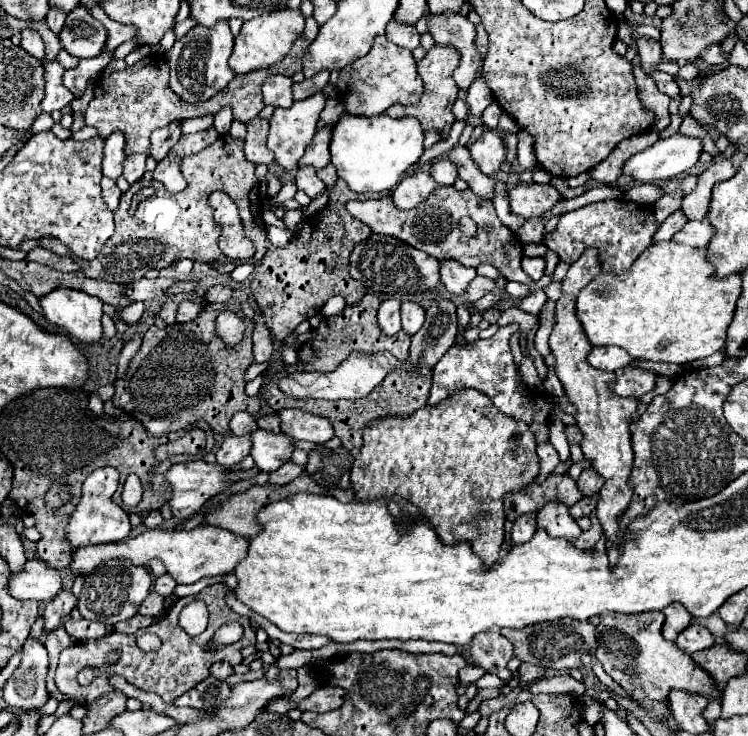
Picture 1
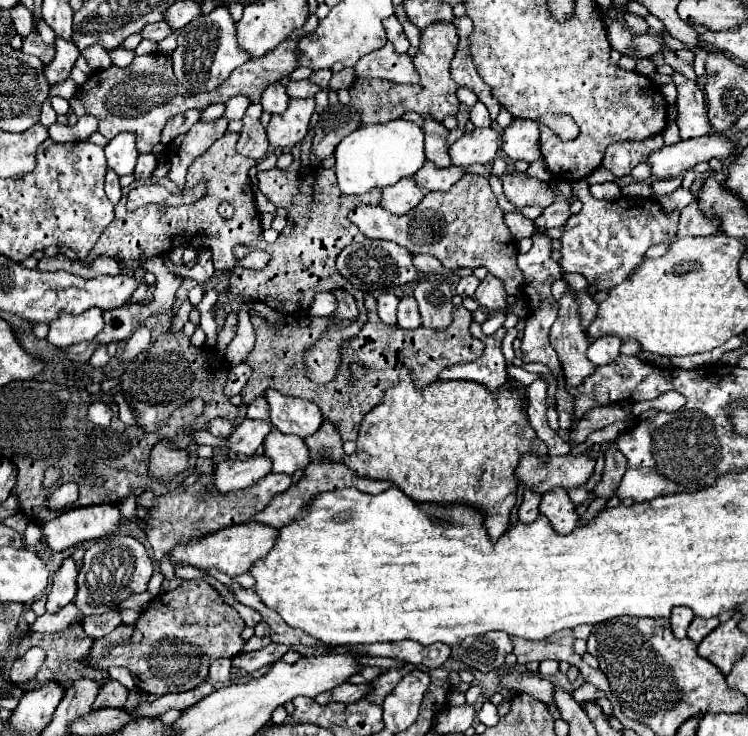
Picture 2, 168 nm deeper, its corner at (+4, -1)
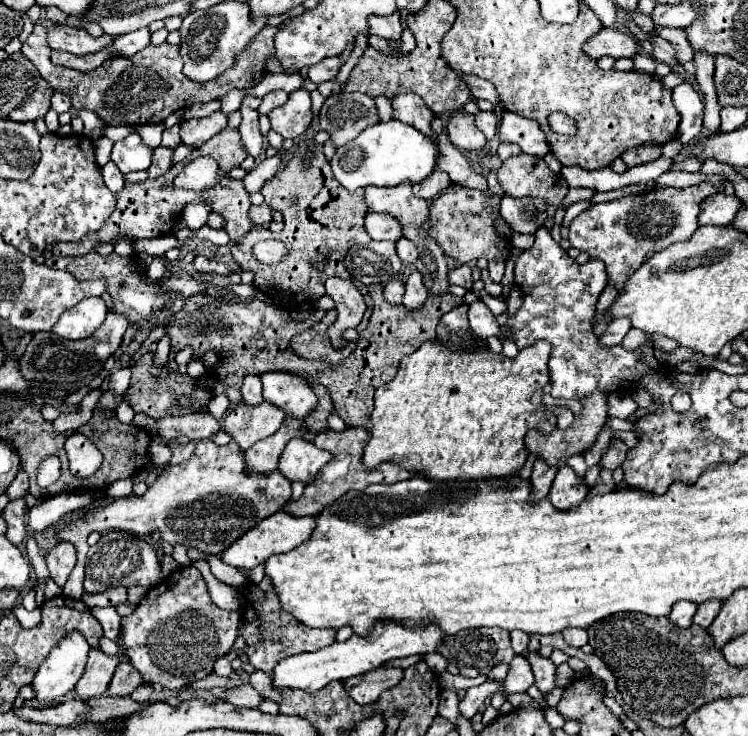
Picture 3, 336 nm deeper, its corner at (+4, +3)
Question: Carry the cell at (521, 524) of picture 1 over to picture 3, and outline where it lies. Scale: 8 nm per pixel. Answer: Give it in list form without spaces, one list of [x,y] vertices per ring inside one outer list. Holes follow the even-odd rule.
[[[536,459],[534,471],[532,471],[532,477],[530,477],[530,481],[532,481],[532,495],[530,497],[534,501],[538,501],[538,499],[548,495],[556,473],[558,473],[556,467],[546,467],[546,463],[540,463],[540,459]]]

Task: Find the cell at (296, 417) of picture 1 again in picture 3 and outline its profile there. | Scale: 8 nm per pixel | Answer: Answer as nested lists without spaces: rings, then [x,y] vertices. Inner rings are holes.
[[[270,371],[260,375],[264,399],[282,407],[288,417],[304,419],[316,405],[316,395],[304,377],[288,371]]]

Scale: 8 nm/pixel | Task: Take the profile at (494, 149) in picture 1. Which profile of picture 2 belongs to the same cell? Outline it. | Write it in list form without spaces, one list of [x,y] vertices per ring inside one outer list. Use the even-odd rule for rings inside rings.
[[[476,127],[470,135],[466,133],[462,139],[458,139],[452,145],[450,157],[452,157],[452,163],[460,167],[470,167],[474,163],[490,165],[496,159],[498,145],[500,145],[500,133],[496,129]]]

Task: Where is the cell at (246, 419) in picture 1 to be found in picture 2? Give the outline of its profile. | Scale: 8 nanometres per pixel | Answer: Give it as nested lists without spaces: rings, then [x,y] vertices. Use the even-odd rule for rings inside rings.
[[[214,419],[212,423],[210,423],[210,427],[208,427],[208,431],[214,435],[214,437],[222,437],[222,439],[226,439],[226,435],[230,435],[230,431],[234,431],[234,421],[230,421],[230,419]]]

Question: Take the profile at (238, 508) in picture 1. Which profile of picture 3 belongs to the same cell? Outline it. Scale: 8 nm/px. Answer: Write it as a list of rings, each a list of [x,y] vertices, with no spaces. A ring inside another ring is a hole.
[[[346,427],[346,431],[336,433],[332,429],[322,431],[314,437],[314,445],[326,451],[334,453],[334,459],[322,467],[322,471],[318,473],[318,477],[308,483],[308,487],[304,489],[304,495],[296,501],[296,503],[288,503],[284,507],[284,511],[292,513],[292,515],[318,515],[320,511],[324,511],[326,507],[330,507],[338,497],[342,497],[348,491],[362,491],[372,483],[398,483],[398,481],[406,481],[418,473],[410,473],[402,467],[398,467],[396,463],[382,463],[378,465],[374,471],[362,467],[362,451],[366,447],[366,439],[370,439],[370,433],[366,427]]]

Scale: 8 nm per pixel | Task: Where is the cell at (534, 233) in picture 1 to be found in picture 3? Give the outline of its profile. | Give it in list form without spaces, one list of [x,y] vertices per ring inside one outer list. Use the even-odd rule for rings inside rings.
[[[502,195],[500,215],[512,227],[512,231],[534,235],[534,231],[548,219],[548,205],[538,197],[514,199],[510,195]]]

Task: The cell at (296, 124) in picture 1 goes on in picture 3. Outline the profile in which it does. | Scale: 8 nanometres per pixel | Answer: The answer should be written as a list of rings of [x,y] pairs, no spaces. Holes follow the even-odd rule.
[[[304,89],[290,93],[288,101],[282,107],[274,109],[268,117],[272,129],[284,139],[300,137],[310,127],[314,117],[310,109],[310,93]]]

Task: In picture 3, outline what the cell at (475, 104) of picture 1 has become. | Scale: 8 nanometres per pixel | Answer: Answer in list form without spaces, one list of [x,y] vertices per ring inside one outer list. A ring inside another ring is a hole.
[[[480,111],[476,115],[476,125],[478,129],[482,129],[482,133],[492,139],[496,135],[496,129],[498,129],[498,117],[494,113],[488,113],[488,111]]]

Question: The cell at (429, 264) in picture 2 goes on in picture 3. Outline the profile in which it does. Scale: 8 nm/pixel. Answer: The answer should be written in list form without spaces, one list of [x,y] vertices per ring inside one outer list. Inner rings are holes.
[[[398,239],[396,241],[396,255],[400,257],[402,263],[414,263],[418,257],[418,251],[416,251],[414,243],[410,243],[408,239]]]

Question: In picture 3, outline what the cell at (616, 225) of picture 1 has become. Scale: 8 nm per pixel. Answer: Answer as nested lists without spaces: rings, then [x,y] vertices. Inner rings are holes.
[[[704,181],[692,187],[656,187],[644,195],[630,195],[616,201],[594,203],[570,221],[568,241],[572,247],[586,251],[590,259],[600,259],[606,265],[610,285],[622,293],[630,275],[646,261],[650,251],[662,251],[676,241],[686,241],[698,229],[698,211],[702,199],[718,193]]]

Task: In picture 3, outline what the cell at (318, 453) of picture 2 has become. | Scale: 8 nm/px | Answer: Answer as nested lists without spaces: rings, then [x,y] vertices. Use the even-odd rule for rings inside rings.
[[[312,383],[312,389],[318,397],[318,403],[316,403],[314,411],[310,411],[310,415],[304,421],[312,433],[320,433],[320,431],[328,429],[328,415],[332,411],[332,399],[330,399],[330,393],[326,391],[326,387]]]

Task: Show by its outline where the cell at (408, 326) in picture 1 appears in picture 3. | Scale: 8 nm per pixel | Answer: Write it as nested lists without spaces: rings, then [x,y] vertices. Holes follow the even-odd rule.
[[[414,271],[414,273],[408,277],[408,281],[406,281],[406,295],[404,295],[402,305],[412,311],[412,309],[418,309],[418,307],[426,301],[426,297],[428,297],[428,291],[426,291],[426,287],[424,287],[422,273]]]

